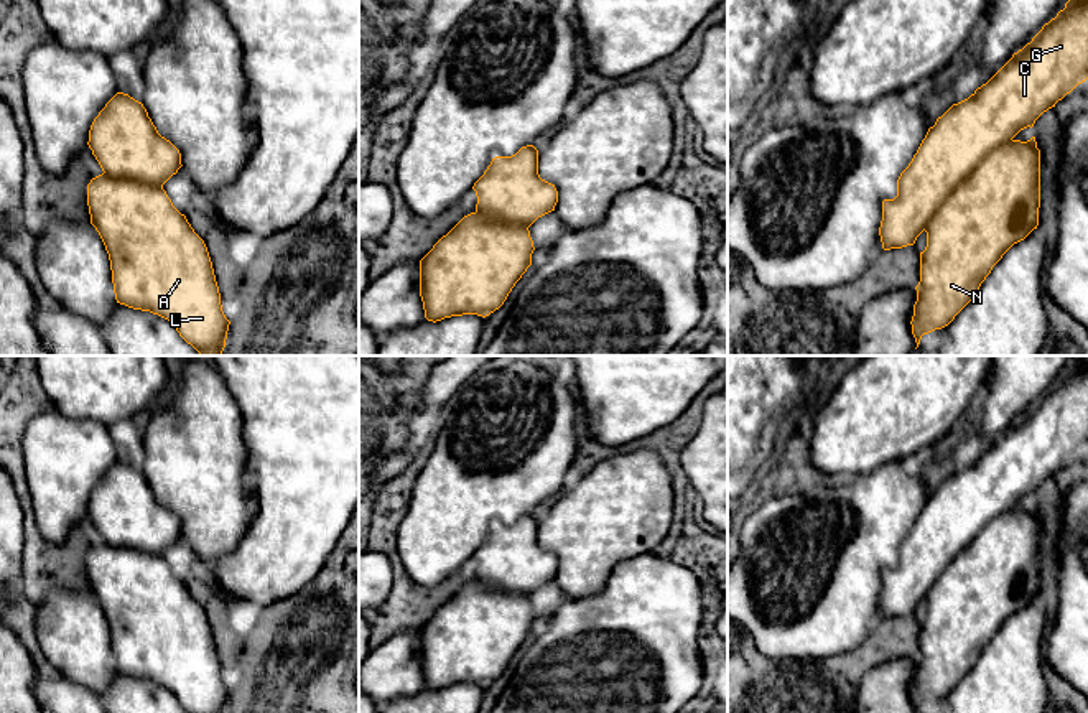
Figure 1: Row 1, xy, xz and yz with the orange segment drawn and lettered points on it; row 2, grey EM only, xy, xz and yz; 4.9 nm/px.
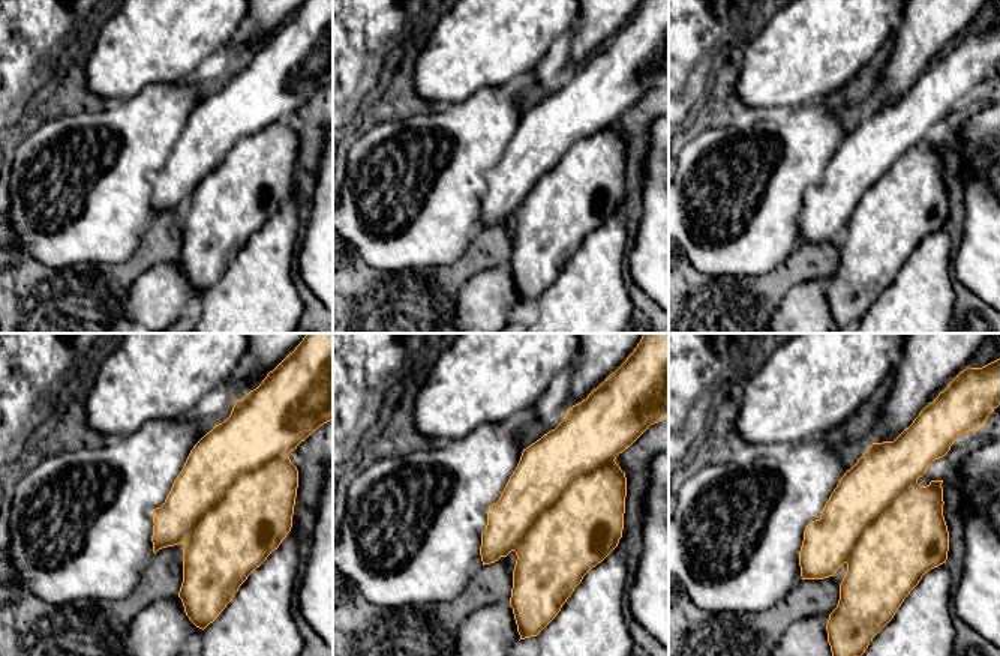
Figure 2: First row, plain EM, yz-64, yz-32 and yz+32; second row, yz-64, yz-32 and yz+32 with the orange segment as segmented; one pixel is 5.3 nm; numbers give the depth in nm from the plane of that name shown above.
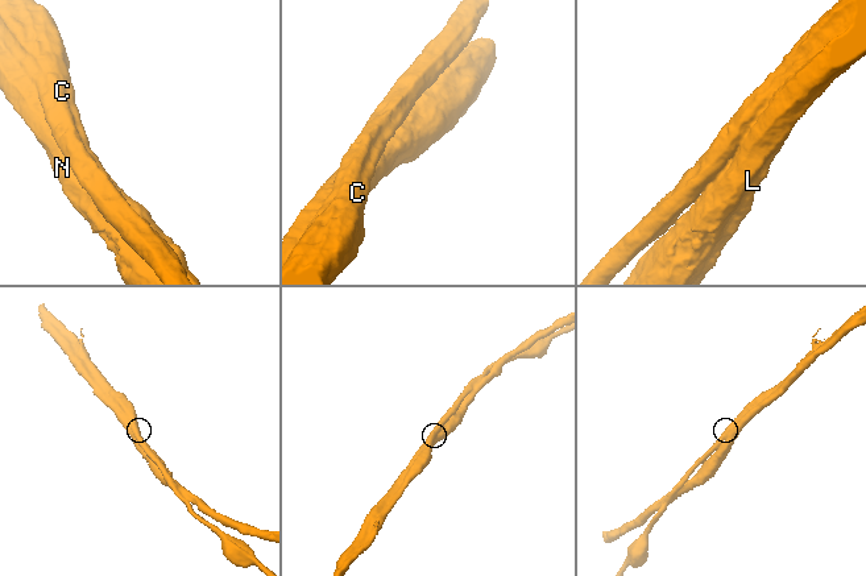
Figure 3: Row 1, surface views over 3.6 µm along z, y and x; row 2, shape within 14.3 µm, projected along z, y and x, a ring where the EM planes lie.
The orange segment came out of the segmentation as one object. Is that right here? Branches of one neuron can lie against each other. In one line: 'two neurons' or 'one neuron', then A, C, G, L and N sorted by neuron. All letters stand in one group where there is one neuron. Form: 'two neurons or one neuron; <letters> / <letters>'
two neurons; A L N / C G

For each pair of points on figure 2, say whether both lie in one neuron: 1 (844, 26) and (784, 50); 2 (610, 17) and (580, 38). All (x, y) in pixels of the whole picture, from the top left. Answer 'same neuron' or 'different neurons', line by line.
1: same neuron
2: same neuron

